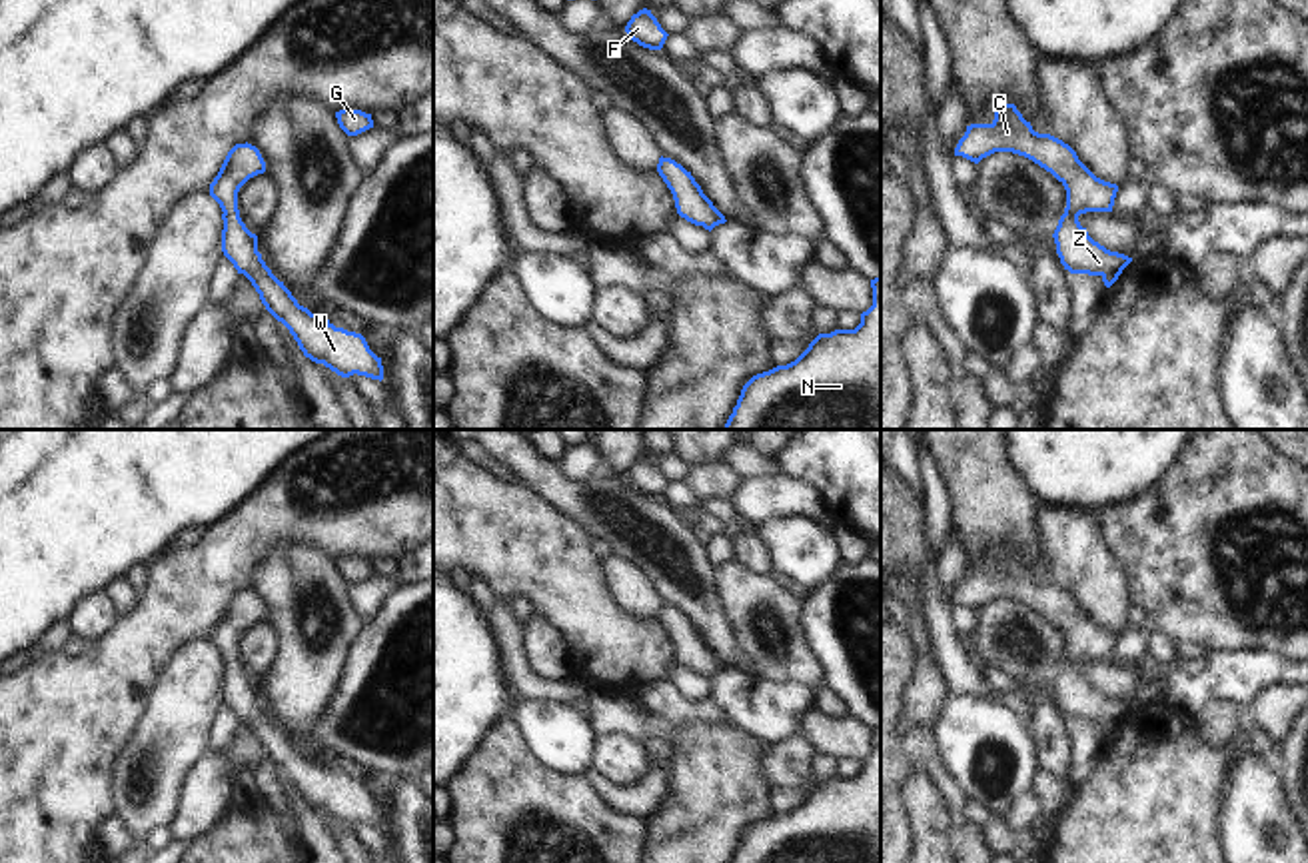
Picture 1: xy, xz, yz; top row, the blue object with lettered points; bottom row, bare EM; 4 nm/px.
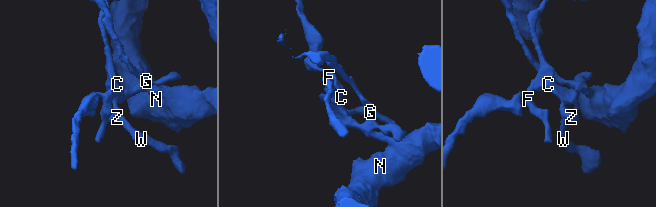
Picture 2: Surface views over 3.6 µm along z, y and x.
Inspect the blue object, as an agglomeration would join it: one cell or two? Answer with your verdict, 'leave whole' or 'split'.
leave whole

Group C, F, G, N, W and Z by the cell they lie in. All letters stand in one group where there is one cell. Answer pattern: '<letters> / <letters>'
C F G N W Z

